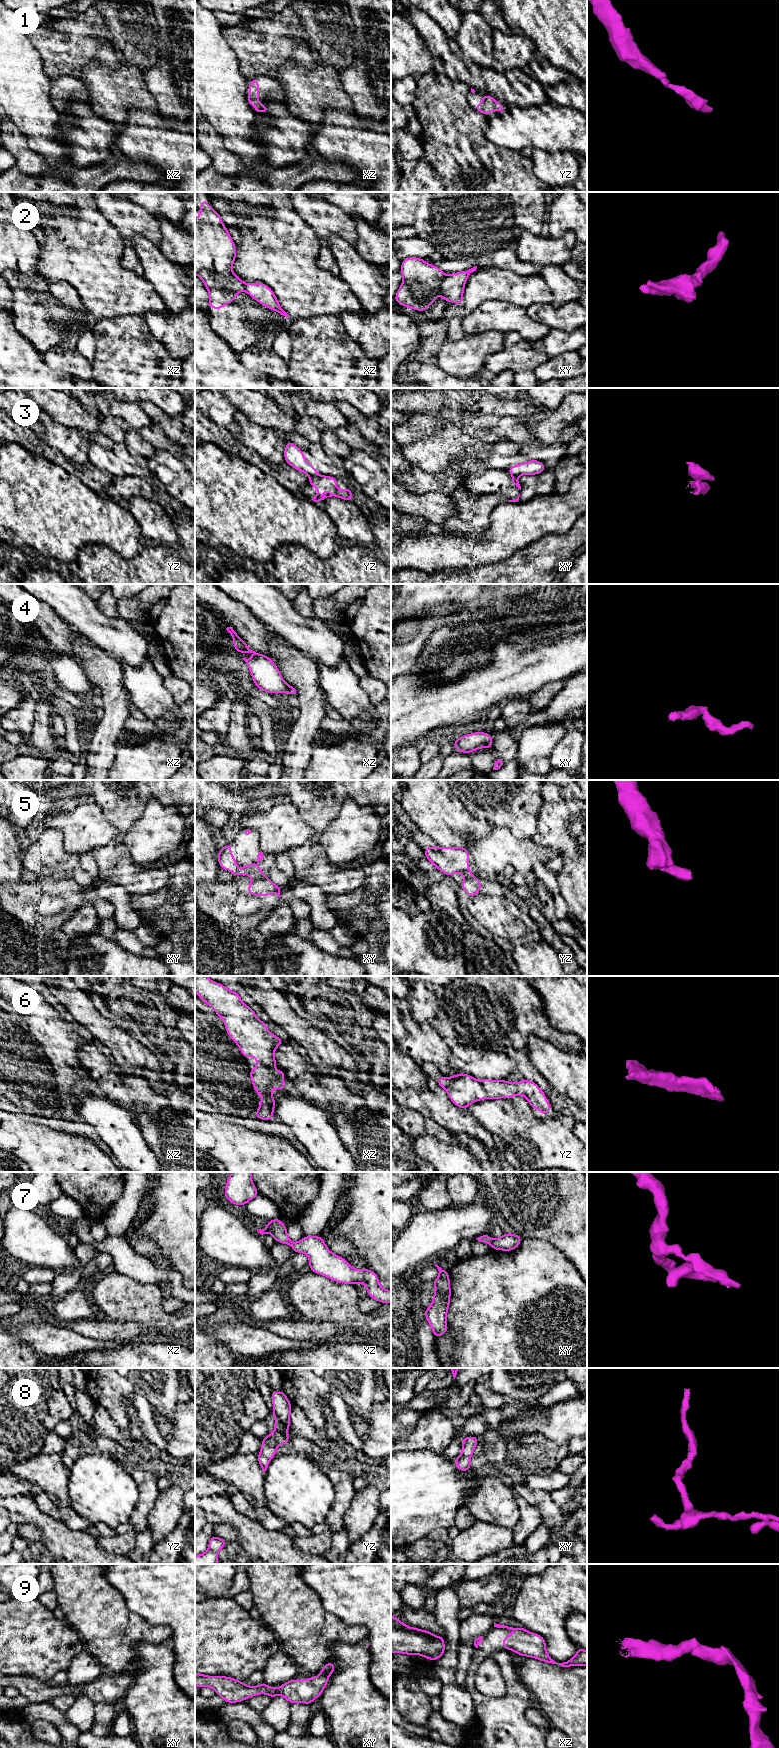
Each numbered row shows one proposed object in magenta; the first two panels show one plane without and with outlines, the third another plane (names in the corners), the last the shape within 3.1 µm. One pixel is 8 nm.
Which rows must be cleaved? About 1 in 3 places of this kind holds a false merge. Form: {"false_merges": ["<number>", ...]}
{"false_merges": ["2", "3", "5"]}

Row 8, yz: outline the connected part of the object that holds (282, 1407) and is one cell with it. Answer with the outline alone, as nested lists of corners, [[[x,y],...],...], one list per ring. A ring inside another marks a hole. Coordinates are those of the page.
[[[283,1390],[278,1392],[271,1391],[273,1404],[272,1415],[275,1418],[275,1428],[271,1434],[267,1434],[262,1439],[260,1453],[257,1455],[260,1468],[265,1473],[270,1460],[276,1455],[279,1445],[288,1444],[288,1427],[291,1426],[290,1414],[292,1405]]]

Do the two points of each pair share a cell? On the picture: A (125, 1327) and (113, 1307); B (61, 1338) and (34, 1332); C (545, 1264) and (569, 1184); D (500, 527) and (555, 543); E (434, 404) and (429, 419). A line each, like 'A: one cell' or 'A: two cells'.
A: two cells
B: one cell
C: two cells
D: two cells
E: two cells

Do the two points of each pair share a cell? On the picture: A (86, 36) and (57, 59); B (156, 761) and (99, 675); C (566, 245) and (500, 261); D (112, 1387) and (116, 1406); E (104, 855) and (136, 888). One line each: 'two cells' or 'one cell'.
A: one cell
B: two cells
C: two cells
D: one cell
E: one cell

